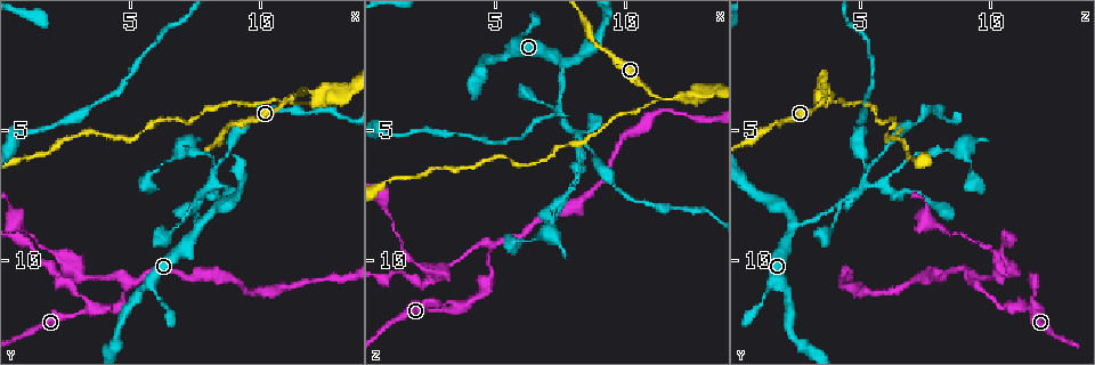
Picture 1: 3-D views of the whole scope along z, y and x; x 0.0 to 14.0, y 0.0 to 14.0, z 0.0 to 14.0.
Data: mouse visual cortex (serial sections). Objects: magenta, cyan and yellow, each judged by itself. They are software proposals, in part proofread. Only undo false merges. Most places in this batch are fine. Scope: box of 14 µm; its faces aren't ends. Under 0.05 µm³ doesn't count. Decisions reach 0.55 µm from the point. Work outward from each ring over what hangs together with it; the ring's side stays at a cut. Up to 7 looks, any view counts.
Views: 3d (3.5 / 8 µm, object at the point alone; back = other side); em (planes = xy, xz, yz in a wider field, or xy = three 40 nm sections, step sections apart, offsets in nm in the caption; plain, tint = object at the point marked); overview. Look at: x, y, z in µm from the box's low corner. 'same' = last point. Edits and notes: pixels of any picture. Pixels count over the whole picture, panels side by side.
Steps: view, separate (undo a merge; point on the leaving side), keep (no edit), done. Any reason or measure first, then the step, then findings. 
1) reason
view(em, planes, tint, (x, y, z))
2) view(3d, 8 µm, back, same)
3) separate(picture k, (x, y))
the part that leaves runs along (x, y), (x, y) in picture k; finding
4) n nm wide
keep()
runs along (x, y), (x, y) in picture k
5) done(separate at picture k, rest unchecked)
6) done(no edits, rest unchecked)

three arms meet
view(3d, 3.5 µm, (7.7, 8.6, 2.4))

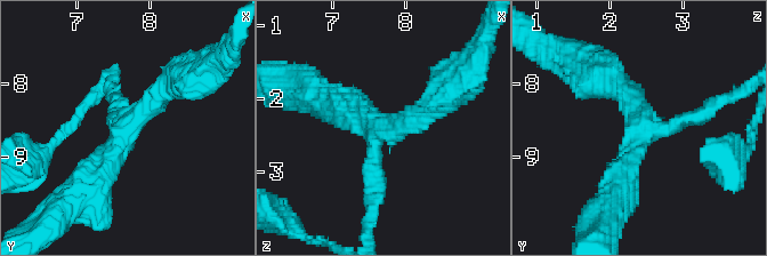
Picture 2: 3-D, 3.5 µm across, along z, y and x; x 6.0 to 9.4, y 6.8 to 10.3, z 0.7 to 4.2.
need the tissue
view(em, xy, step 2, tint, (7.65, 8.65, 2.45))

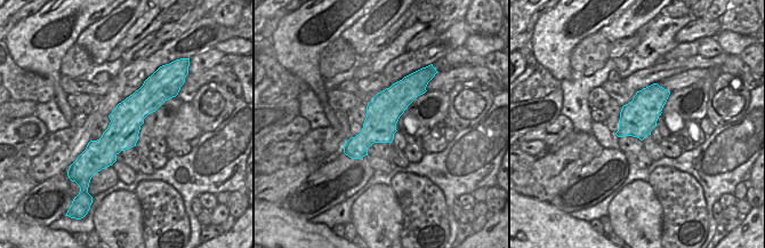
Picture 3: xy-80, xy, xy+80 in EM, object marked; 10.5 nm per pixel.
view(em, xy, step 3, tint, same)

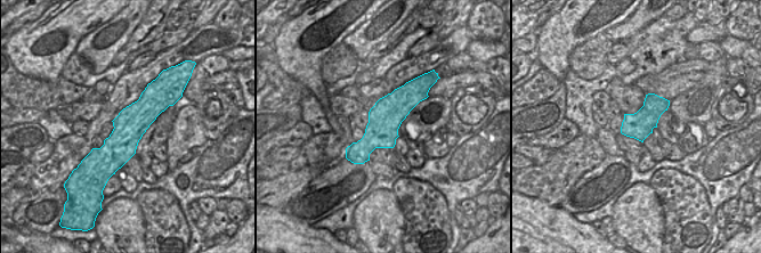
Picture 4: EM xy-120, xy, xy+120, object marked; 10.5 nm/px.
arms of 200, 300, 400 nm
keep()
runs along (616, 192), (646, 129), (713, 108) in picture 2; all the same cell

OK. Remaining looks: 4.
a narrow waist
view(3d, 8 µm, (7.5, 7.9, 4.2))

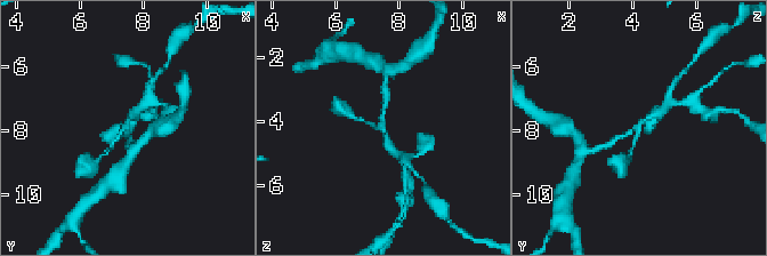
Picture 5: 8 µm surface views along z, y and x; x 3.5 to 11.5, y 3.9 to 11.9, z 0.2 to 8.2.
closer look
view(3d, 3.5 µm, (7.5, 7.9, 4.2))

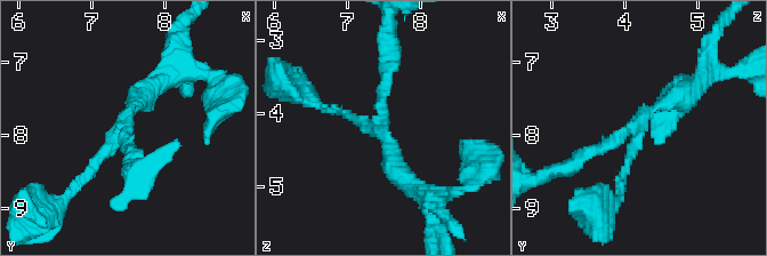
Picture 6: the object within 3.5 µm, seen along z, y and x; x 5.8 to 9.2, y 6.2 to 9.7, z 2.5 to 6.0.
3 arms; arms of 100, 200, 250 nm; need the tissue
view(em, planes, tint, (7.45, 7.90, 4.15))

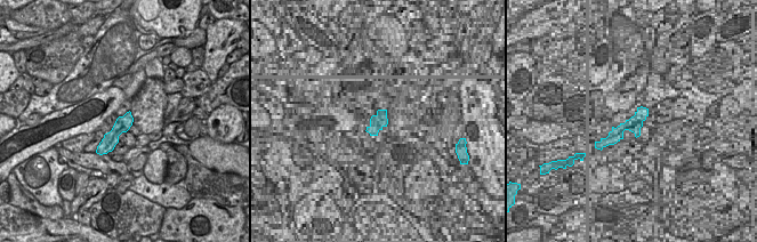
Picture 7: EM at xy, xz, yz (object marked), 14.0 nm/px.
keep()
runs along (128, 115), (127, 120), (99, 151) in picture 7; all the same cell

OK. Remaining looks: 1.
done(no edits, rest unchecked)

